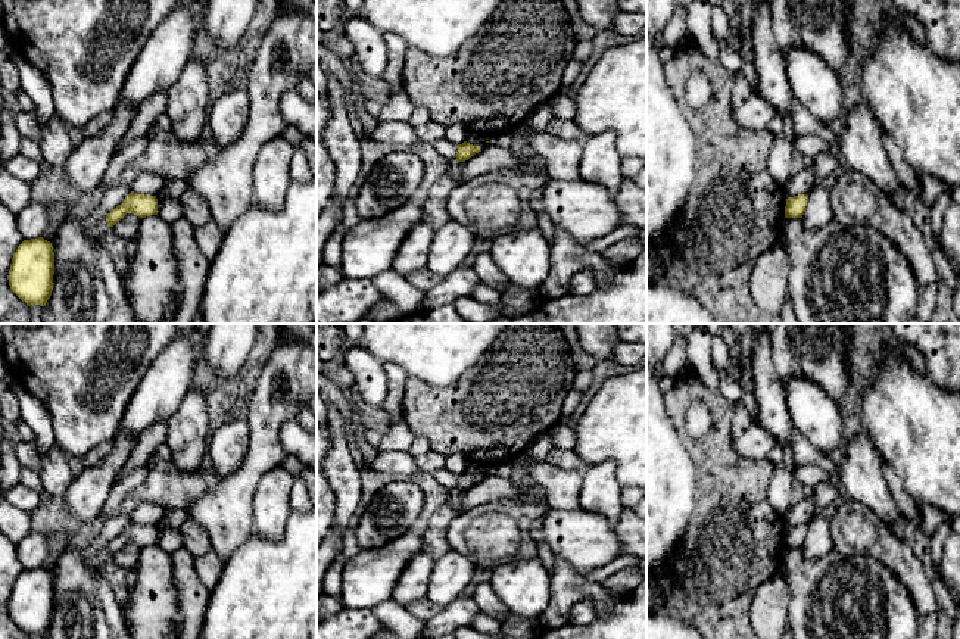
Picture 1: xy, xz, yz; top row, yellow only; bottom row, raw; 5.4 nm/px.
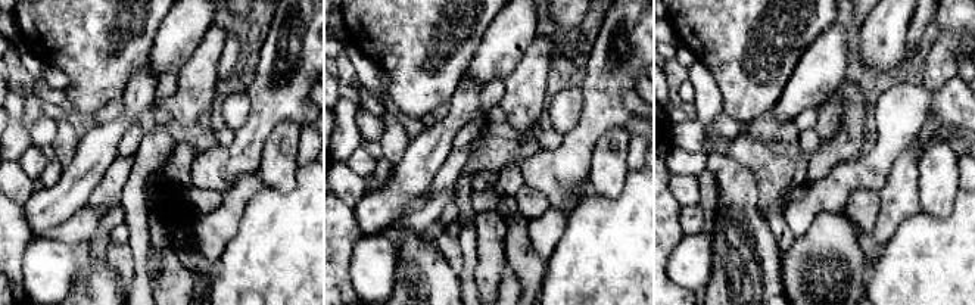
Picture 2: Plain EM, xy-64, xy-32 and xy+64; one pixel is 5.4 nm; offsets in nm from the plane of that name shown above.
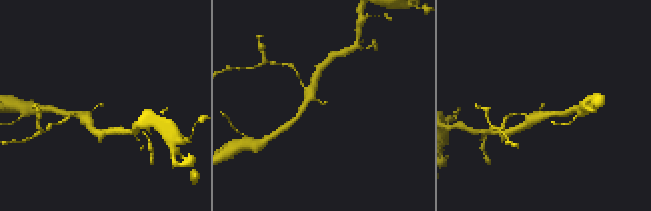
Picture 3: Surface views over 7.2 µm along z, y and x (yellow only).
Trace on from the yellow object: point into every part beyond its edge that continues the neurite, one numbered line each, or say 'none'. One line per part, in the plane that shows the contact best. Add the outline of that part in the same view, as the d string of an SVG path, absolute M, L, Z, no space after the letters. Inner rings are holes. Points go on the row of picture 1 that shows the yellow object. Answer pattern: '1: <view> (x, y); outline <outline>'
none

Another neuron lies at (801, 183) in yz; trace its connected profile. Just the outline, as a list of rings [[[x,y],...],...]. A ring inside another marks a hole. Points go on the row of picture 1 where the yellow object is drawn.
[[[807,160],[804,169],[791,177],[791,180],[785,186],[785,190],[786,190],[788,197],[807,194],[816,183],[817,181],[813,171],[813,162]]]

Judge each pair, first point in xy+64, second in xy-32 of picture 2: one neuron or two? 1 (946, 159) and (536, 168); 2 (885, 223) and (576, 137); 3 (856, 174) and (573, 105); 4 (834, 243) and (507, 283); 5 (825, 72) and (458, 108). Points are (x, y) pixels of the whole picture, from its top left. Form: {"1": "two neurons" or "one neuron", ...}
{"1": "two neurons", "2": "one neuron", "3": "one neuron", "4": "two neurons", "5": "two neurons"}

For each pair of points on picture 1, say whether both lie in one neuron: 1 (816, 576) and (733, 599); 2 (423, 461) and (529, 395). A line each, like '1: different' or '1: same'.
1: different
2: different

